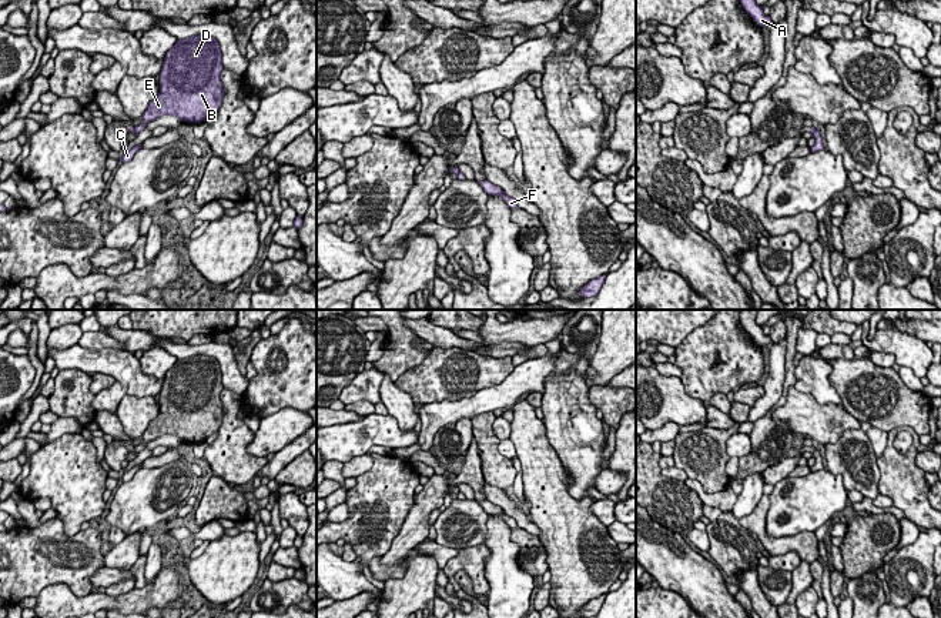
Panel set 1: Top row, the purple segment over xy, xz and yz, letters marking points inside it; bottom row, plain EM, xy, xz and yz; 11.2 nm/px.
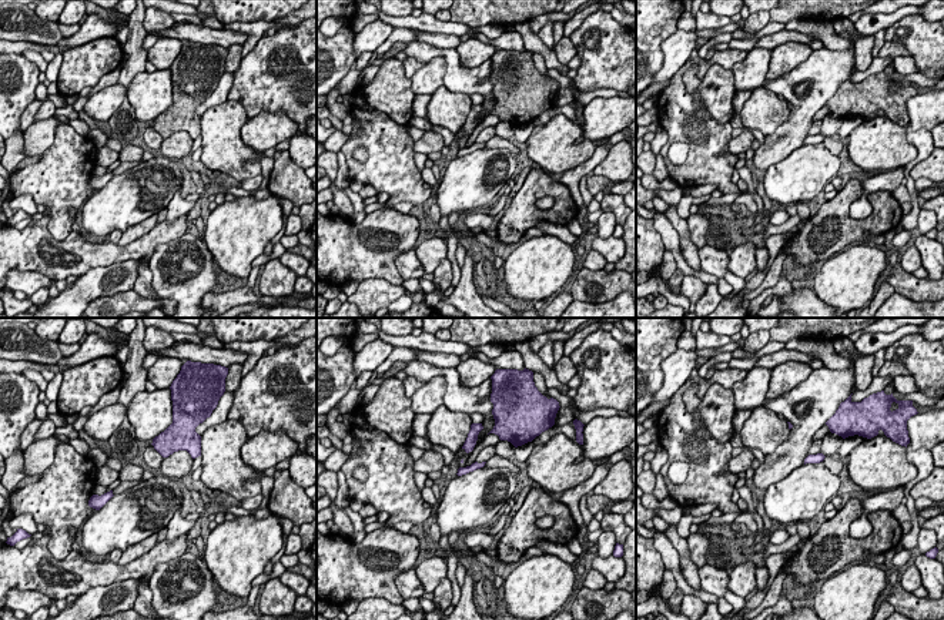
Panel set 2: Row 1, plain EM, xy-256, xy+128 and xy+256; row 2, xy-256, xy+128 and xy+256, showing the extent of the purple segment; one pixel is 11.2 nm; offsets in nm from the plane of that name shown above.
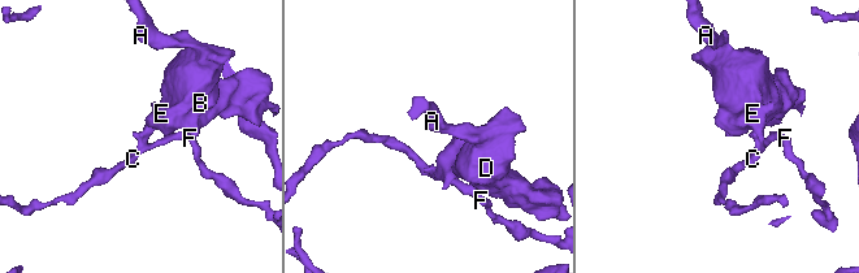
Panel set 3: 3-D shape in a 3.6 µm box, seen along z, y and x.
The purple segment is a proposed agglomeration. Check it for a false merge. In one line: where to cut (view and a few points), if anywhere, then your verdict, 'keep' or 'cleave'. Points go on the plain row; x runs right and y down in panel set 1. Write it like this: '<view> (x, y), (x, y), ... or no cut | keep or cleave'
xy (134, 451), (137, 453) | cleave

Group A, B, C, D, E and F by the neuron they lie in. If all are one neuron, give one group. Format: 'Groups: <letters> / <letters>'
Groups: A B D E / C F

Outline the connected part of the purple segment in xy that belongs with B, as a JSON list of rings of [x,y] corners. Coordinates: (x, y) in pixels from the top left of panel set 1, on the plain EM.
[[[197,354],[182,360],[167,371],[160,391],[160,412],[143,434],[143,442],[134,447],[135,452],[144,450],[148,441],[163,435],[175,435],[181,441],[201,442],[215,434],[224,417],[221,401],[222,373],[217,358]]]

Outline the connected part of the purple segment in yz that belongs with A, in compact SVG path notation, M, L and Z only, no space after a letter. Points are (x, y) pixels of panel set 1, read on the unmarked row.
M741 310L740 323L760 347L770 345L773 341L770 335L763 333L763 327L756 323L756 315L757 310Z

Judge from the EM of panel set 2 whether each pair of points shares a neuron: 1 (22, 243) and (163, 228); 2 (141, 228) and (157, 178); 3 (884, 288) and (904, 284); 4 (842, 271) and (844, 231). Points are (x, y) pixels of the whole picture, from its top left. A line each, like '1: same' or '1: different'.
1: same
2: different
3: different
4: different

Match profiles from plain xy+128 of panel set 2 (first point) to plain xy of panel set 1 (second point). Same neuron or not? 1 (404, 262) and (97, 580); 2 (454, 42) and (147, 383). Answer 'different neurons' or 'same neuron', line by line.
1: same neuron
2: different neurons

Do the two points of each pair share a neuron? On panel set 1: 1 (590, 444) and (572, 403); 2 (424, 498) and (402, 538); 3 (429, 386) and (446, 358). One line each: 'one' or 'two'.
1: one
2: one
3: one

